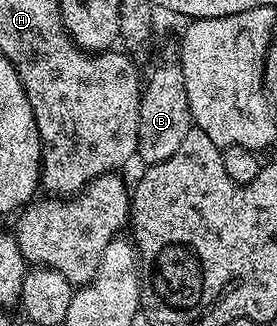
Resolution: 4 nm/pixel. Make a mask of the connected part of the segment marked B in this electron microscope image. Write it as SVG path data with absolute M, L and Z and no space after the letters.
M176 62L165 63L150 73L144 80L139 105L139 129L137 130L136 158L148 165L167 161L175 149L187 137L190 127L194 126L191 105L187 101L187 85L183 85L183 73Z

